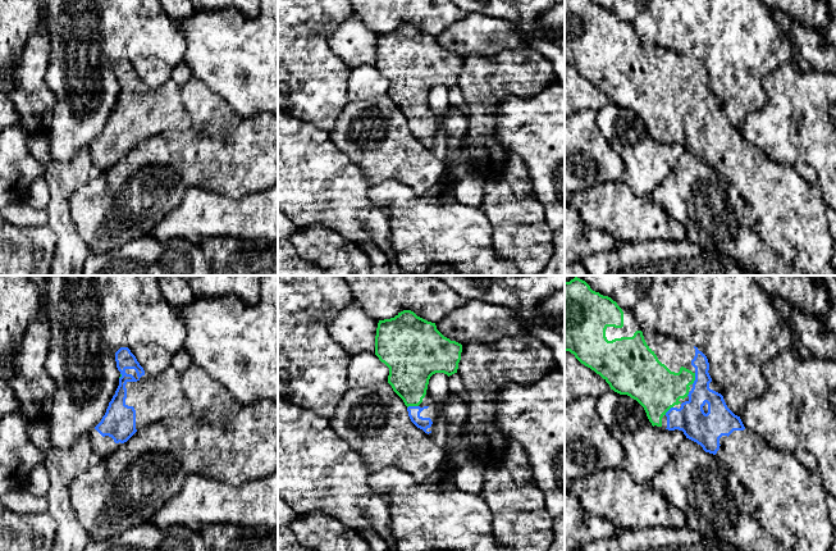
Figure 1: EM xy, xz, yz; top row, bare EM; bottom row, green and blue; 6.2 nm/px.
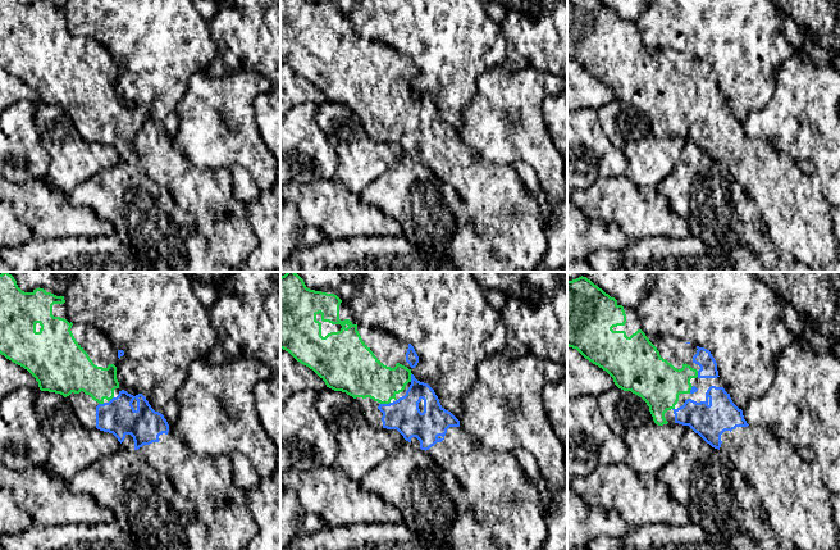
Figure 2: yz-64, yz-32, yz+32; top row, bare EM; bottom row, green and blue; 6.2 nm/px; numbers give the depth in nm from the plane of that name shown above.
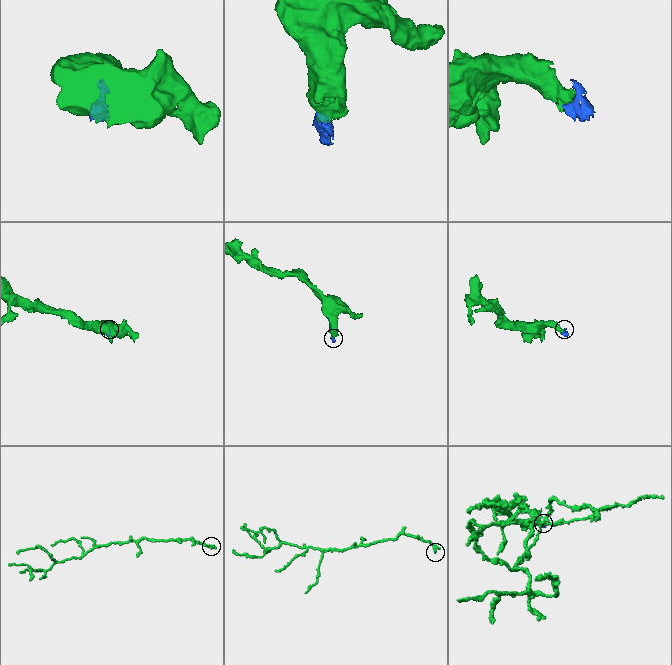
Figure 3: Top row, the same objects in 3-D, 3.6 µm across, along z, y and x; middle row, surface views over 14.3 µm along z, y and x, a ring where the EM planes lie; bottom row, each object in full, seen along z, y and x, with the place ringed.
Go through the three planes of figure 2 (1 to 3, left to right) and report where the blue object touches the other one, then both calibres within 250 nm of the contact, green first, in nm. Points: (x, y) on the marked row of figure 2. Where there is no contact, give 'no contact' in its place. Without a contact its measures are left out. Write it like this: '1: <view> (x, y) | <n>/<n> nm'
1: yz-64 (101, 403) | 240/220 nm
2: yz-32 (384, 403) | 300/200 nm
3: yz+32 (697, 373) | 280/110 nm

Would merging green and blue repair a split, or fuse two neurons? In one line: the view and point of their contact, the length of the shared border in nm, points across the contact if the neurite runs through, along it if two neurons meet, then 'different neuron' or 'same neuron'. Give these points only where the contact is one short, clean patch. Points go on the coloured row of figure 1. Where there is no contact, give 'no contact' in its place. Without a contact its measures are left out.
meets green in xz at (412, 405); contact 70 nm long; runs through xz (411, 365), (412, 405), (414, 411); same neuron

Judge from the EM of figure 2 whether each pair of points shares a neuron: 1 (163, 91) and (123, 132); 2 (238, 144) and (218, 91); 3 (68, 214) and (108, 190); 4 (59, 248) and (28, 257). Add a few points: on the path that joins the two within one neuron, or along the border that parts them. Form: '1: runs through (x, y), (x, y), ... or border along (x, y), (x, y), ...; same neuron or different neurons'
1: border along (123, 101), (133, 108), (141, 107), (165, 131); different neurons
2: runs through (226, 131), (217, 122), (214, 110), (218, 104); same neuron
3: border along (63, 192), (71, 203), (87, 205), (108, 221); different neurons
4: runs through (51, 255), (36, 257); same neuron

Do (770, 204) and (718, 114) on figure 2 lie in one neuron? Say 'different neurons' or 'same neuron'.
same neuron

